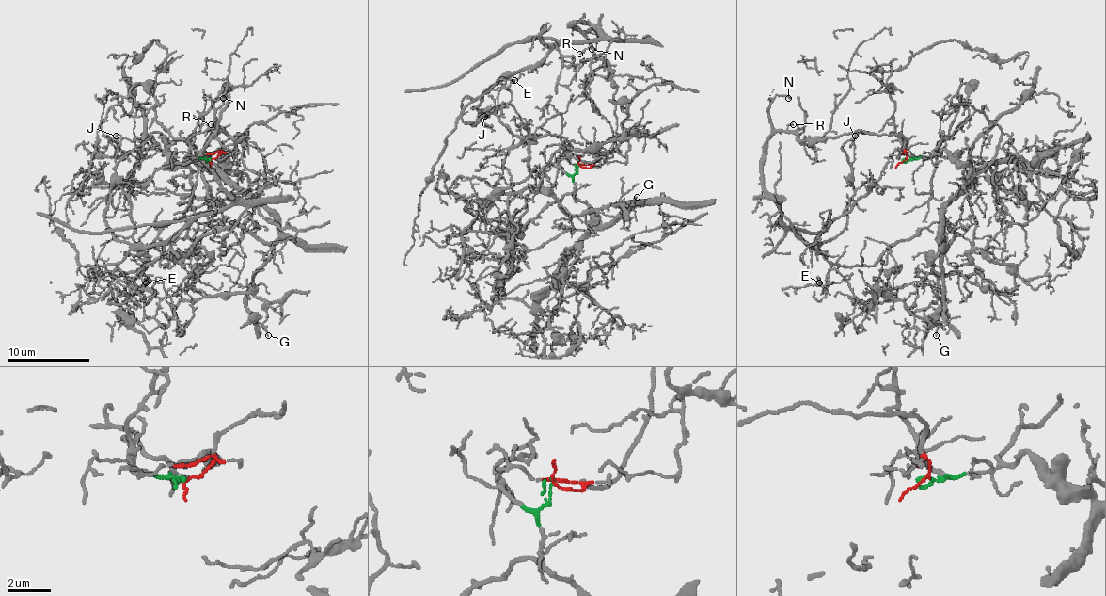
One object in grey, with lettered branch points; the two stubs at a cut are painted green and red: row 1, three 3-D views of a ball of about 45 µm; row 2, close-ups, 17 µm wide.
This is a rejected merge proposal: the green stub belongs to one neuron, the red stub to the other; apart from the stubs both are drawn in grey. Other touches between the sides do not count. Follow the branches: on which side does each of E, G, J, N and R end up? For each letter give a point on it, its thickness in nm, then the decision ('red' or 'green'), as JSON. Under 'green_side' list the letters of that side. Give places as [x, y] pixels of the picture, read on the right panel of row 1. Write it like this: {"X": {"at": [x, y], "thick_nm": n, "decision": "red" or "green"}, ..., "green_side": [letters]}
{"E": {"at": [819, 282], "thick_nm": 160, "decision": "red"}, "G": {"at": [936, 335], "thick_nm": 110, "decision": "green"}, "J": {"at": [855, 136], "thick_nm": 100, "decision": "red"}, "N": {"at": [788, 98], "thick_nm": 120, "decision": "red"}, "R": {"at": [793, 124], "thick_nm": 130, "decision": "red"}, "green_side": ["G"]}

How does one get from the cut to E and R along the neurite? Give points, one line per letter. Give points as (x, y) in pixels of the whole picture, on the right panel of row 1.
E: (903, 161), (901, 136), (860, 130), (801, 140), (777, 132), (766, 142), (762, 185), (830, 265), (820, 283)
R: (903, 161), (908, 154), (903, 138), (856, 130), (832, 138), (801, 140), (787, 128), (793, 123)

